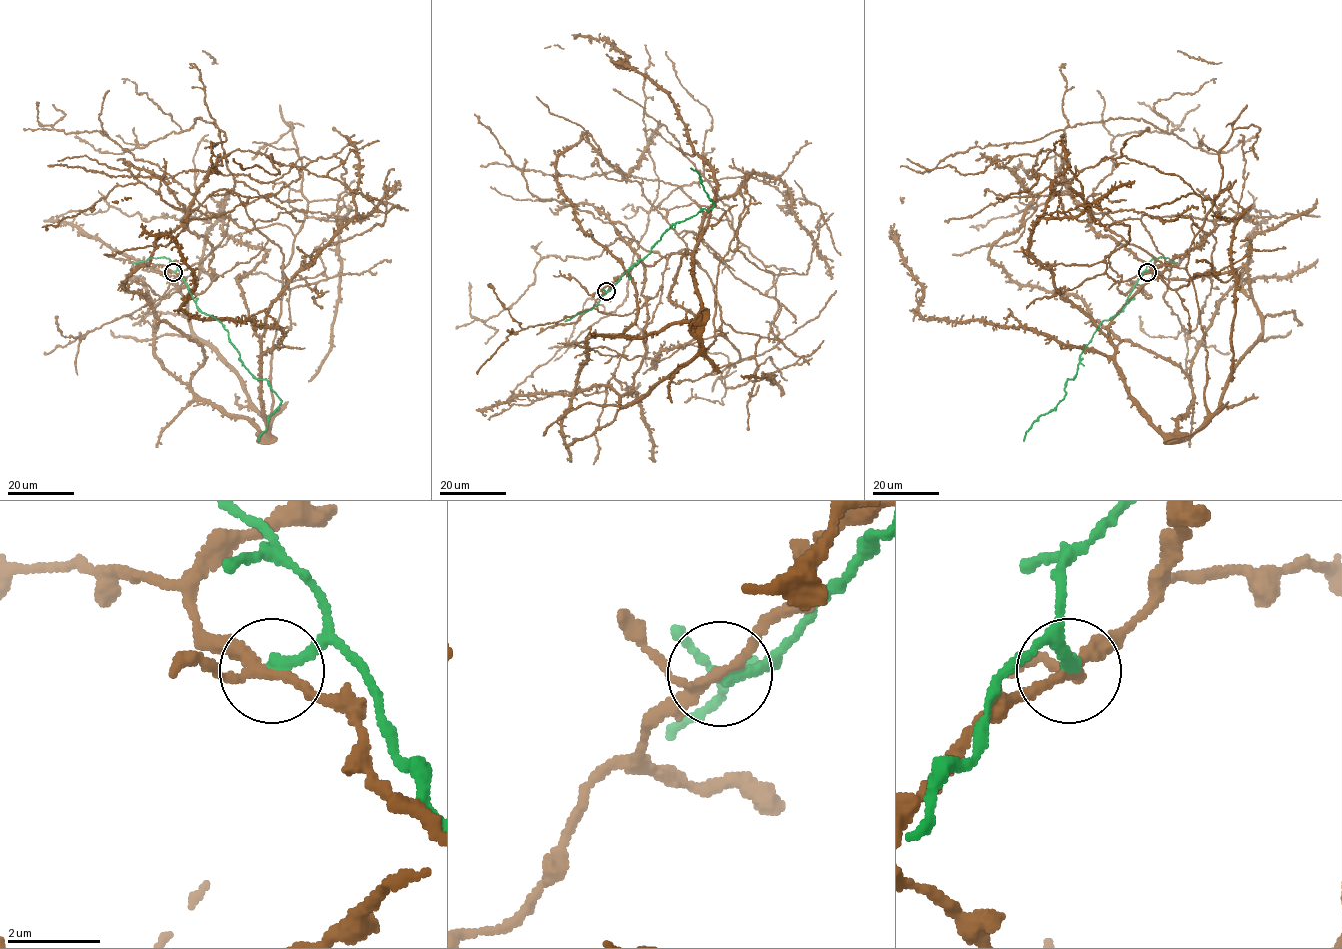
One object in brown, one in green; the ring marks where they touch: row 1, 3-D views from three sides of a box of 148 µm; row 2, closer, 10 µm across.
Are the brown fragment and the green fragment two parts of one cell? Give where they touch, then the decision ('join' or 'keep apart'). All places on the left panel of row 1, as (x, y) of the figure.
(173, 272) | keep apart

